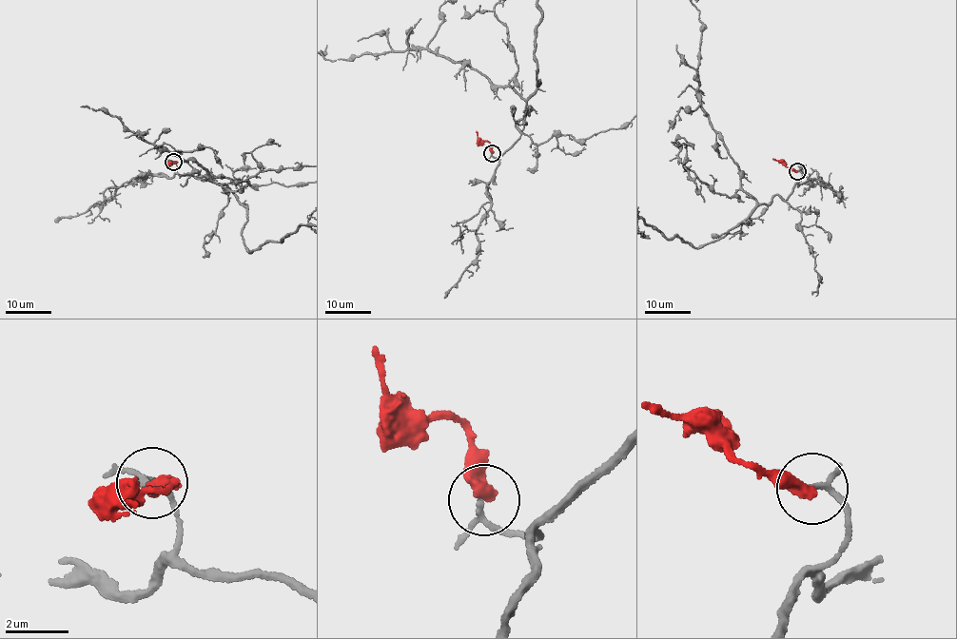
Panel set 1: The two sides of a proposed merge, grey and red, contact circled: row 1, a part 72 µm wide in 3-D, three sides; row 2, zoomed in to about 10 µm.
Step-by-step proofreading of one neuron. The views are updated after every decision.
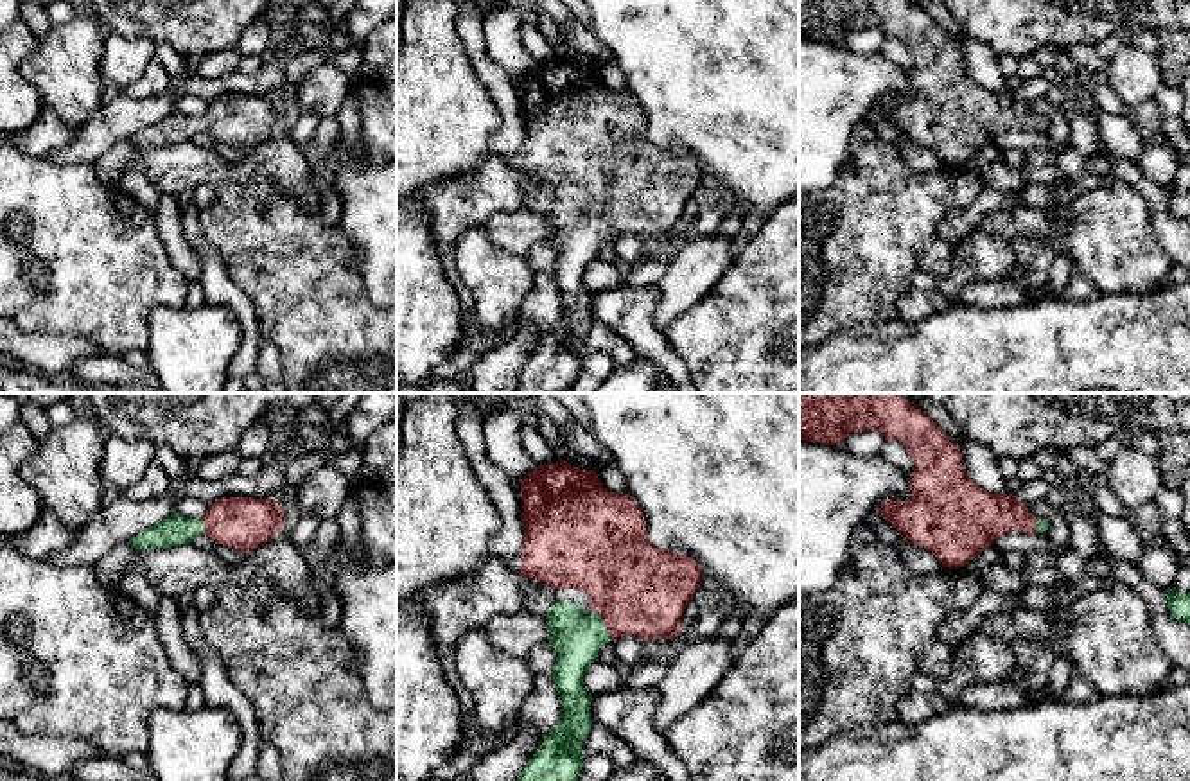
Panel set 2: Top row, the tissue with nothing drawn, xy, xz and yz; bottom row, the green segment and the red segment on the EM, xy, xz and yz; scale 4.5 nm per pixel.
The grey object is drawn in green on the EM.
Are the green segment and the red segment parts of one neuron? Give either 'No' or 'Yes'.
Yes

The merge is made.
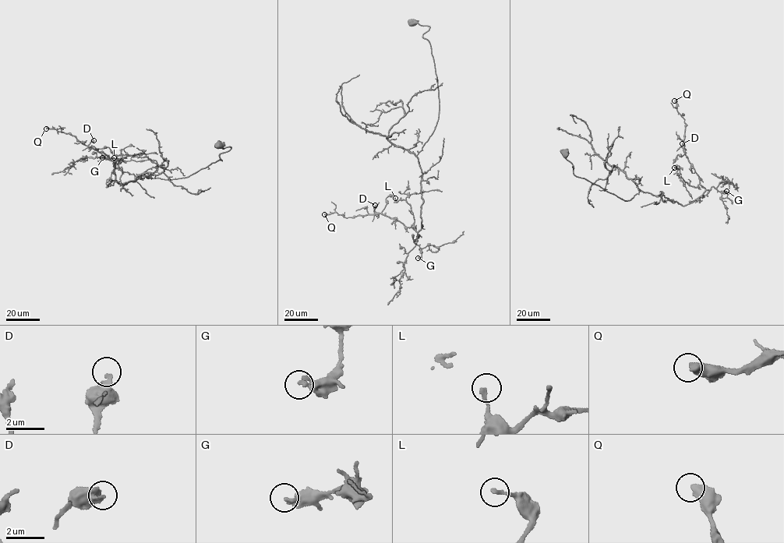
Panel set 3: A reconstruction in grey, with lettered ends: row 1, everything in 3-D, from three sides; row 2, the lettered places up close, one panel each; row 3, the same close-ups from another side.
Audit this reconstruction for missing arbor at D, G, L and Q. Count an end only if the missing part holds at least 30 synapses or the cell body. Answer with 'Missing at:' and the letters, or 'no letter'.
Missing at: Q

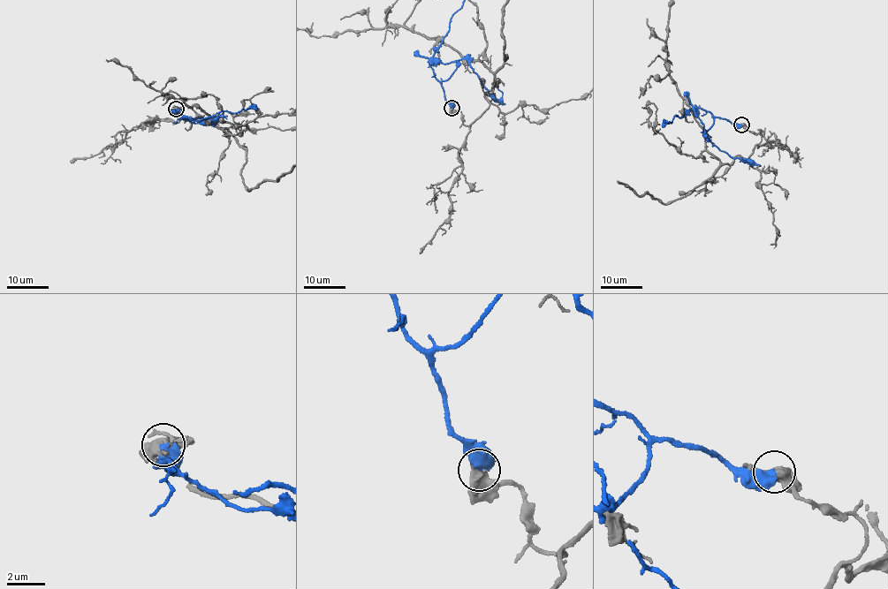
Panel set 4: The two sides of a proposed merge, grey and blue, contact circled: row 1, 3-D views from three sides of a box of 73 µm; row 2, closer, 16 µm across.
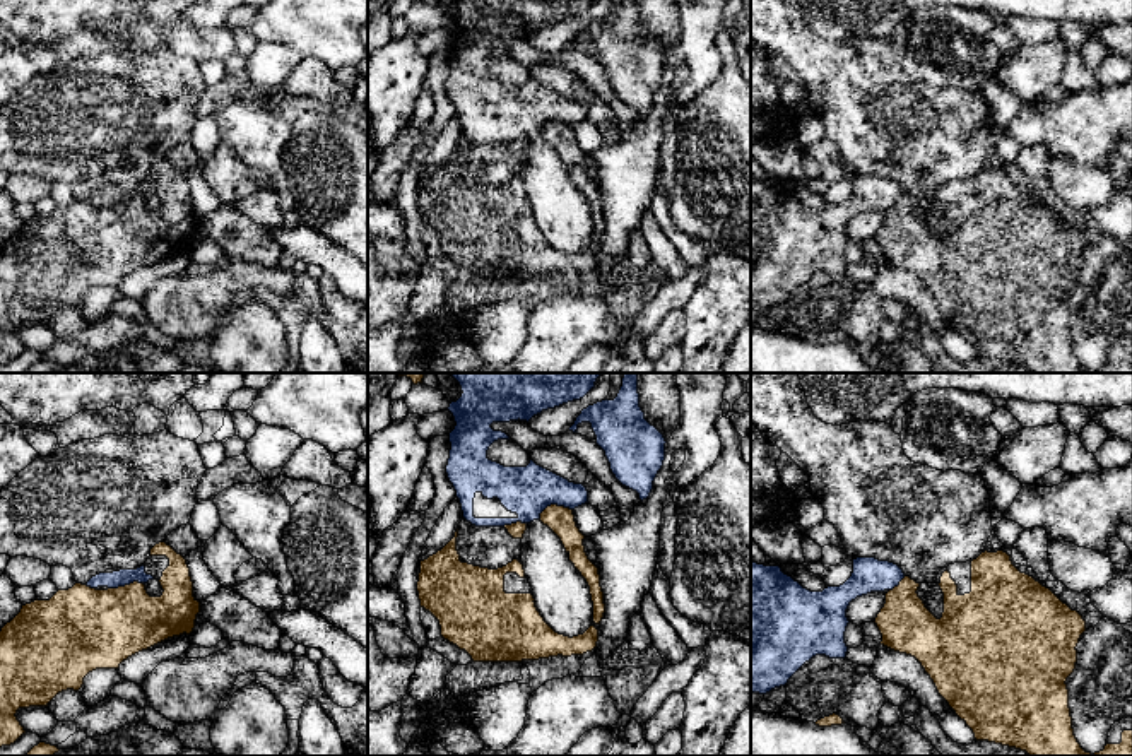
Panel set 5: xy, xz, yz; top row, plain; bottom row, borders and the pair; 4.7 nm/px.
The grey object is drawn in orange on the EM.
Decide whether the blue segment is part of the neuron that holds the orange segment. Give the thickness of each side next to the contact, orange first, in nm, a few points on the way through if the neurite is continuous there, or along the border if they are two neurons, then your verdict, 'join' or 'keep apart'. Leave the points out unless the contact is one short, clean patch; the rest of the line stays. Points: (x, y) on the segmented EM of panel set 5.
130/240 nm | along xz (571, 508), (549, 505), (539, 517) | keep apart

